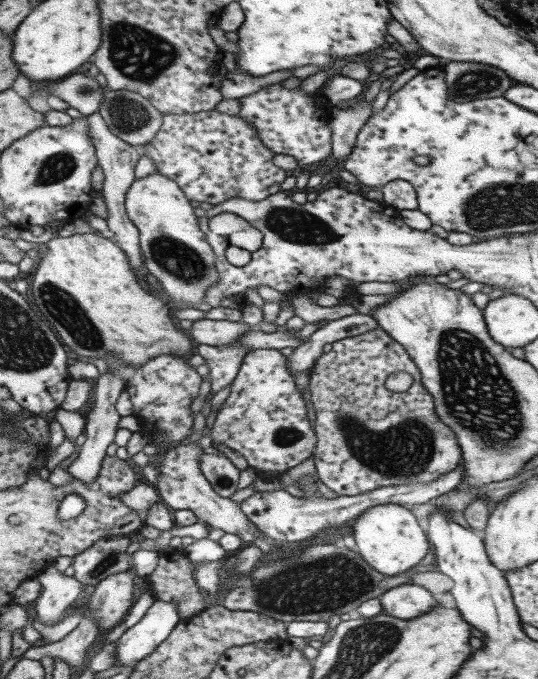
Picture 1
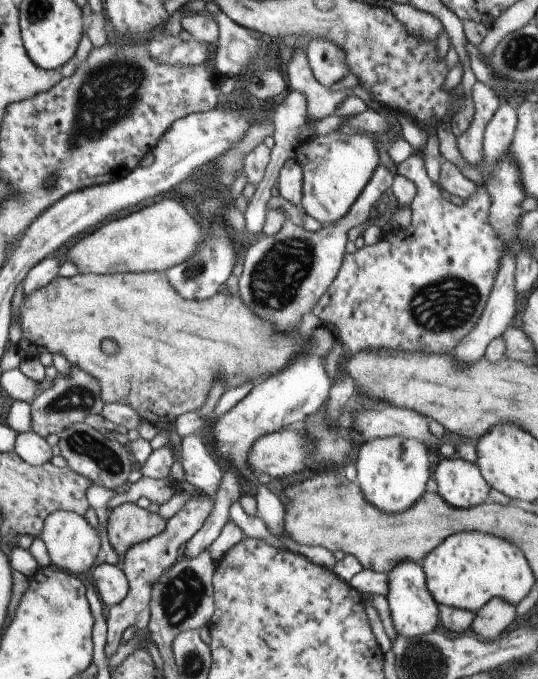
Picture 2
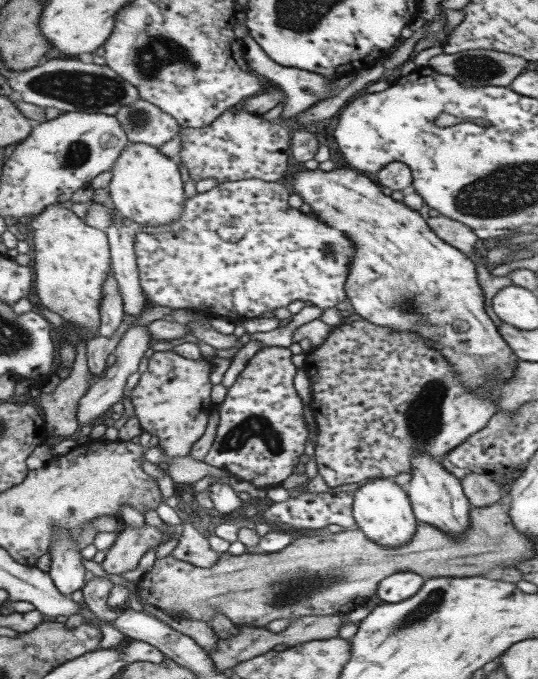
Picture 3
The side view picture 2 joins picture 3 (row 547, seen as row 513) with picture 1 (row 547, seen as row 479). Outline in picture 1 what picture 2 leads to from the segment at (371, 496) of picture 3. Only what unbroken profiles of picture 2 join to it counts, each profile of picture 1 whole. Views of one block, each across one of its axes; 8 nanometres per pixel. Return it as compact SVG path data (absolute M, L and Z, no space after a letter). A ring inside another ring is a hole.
M377 504L365 508L352 524L355 550L373 571L383 576L397 576L421 562L429 541L413 514L399 504Z

